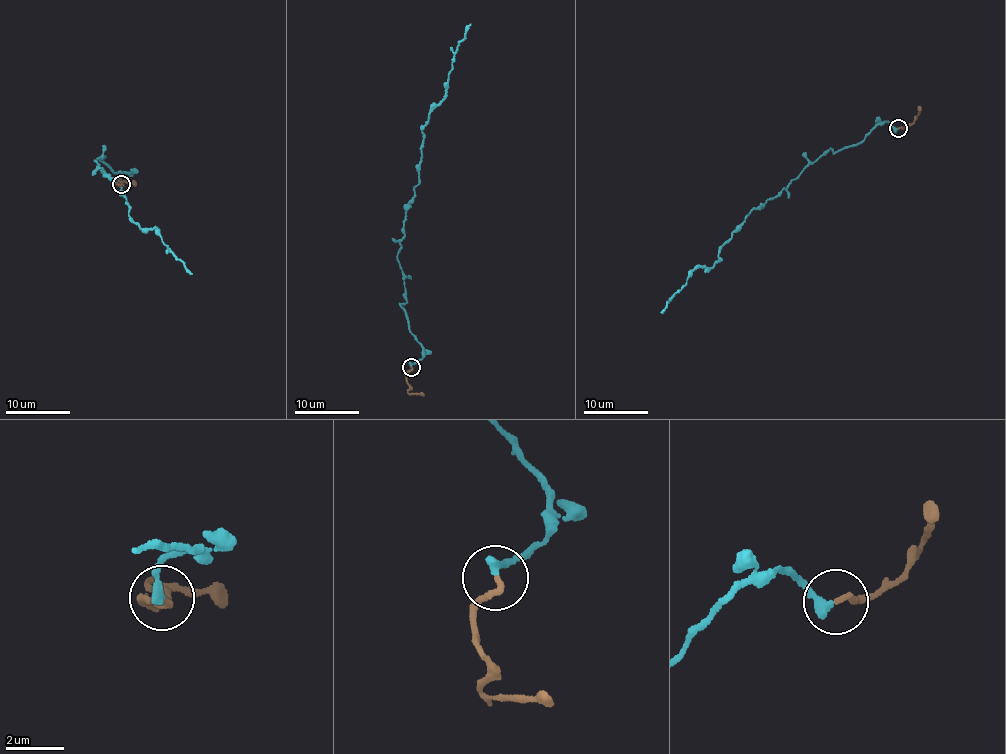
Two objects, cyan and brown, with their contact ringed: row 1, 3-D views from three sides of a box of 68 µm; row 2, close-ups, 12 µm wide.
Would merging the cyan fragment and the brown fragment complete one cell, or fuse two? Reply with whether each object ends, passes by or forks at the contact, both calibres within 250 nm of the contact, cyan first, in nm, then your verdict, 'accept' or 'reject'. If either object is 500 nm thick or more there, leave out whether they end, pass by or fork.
cyan ends | brown ends | 320/220 nm | reject

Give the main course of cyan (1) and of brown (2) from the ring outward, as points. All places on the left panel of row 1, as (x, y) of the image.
1: (121, 183), (130, 172), (115, 173), (104, 155), (94, 161), (120, 184), (129, 218), (159, 231), (192, 274)
2: (121, 184), (132, 182), (135, 186)

